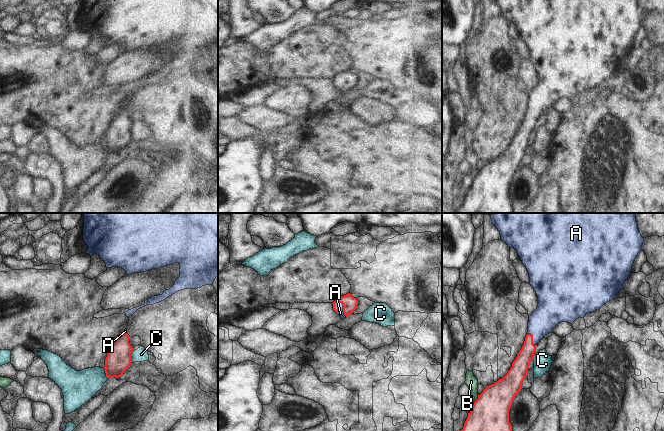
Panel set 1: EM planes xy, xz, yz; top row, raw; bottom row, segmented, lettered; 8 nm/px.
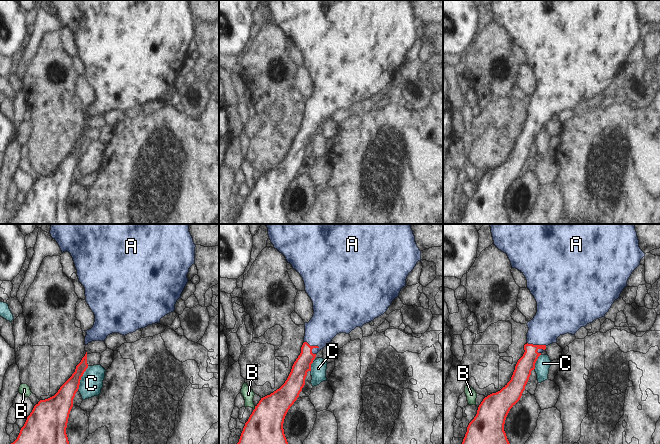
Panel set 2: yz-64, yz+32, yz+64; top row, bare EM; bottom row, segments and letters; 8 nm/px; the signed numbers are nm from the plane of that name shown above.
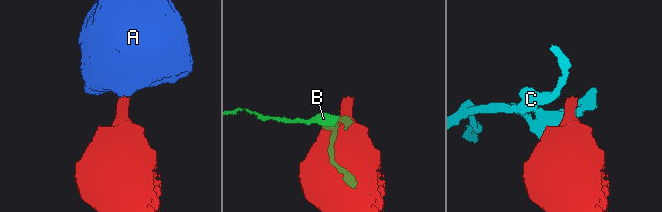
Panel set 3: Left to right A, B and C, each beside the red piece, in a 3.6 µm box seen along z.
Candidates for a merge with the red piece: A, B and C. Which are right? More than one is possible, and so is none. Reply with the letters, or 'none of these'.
A

